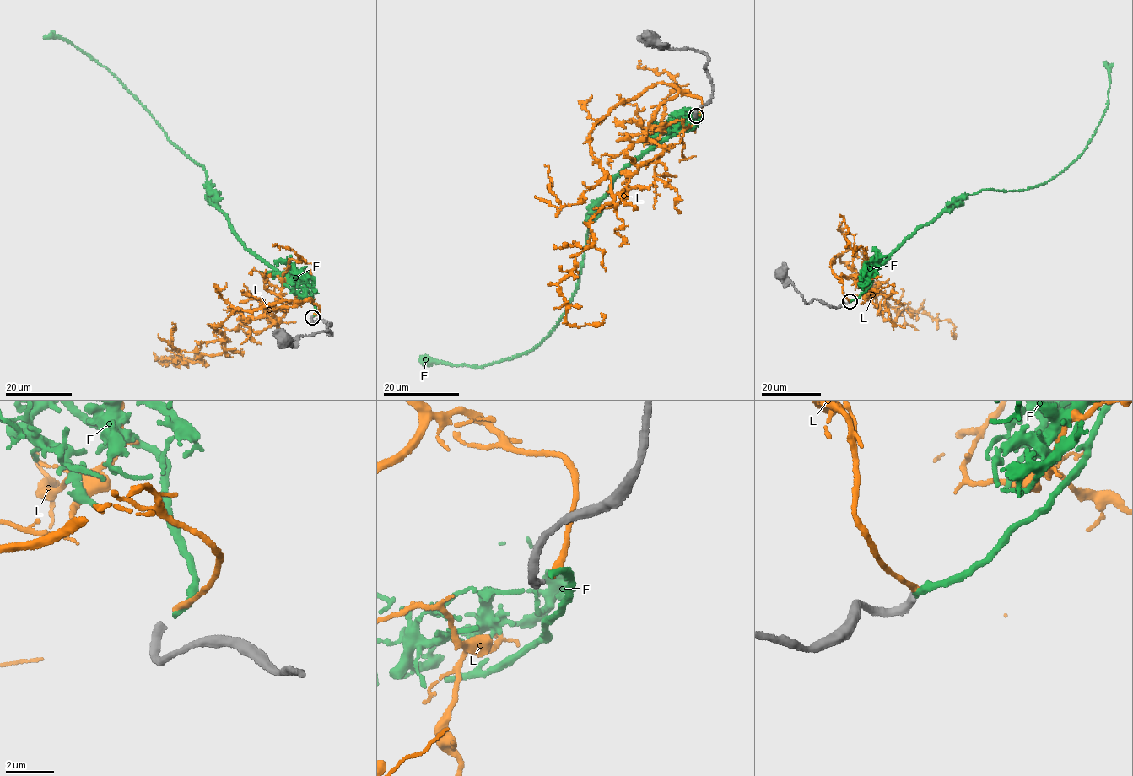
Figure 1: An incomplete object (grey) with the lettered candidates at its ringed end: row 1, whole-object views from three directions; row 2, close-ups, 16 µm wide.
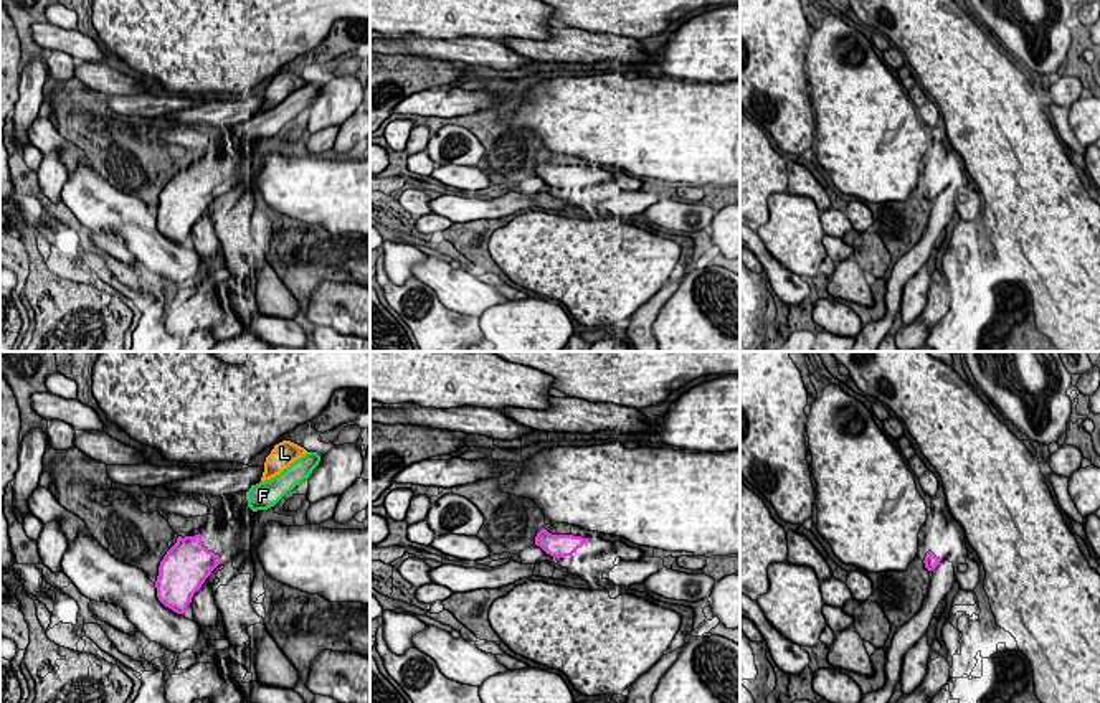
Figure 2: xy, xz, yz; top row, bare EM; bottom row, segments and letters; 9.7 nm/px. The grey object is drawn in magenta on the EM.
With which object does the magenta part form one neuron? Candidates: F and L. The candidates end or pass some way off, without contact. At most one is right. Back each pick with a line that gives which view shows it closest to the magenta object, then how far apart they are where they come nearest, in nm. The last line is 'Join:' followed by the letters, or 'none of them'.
F: Closest in xy. Distance 550 nm
Join: F

